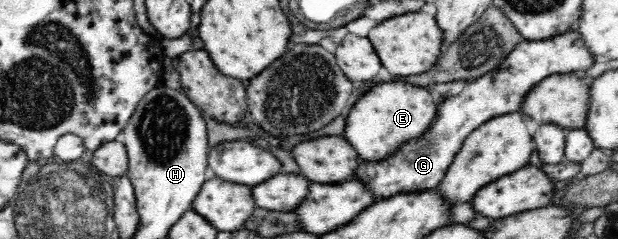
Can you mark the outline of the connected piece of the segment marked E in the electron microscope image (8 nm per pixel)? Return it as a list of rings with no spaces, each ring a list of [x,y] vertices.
[[[376,80],[373,84],[373,93],[365,93],[348,111],[344,136],[353,144],[360,159],[381,163],[397,155],[405,143],[421,139],[431,129],[439,104],[435,103],[428,88],[390,80]]]

